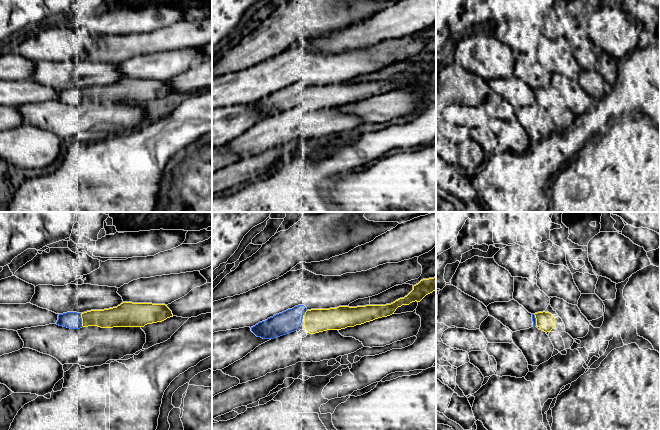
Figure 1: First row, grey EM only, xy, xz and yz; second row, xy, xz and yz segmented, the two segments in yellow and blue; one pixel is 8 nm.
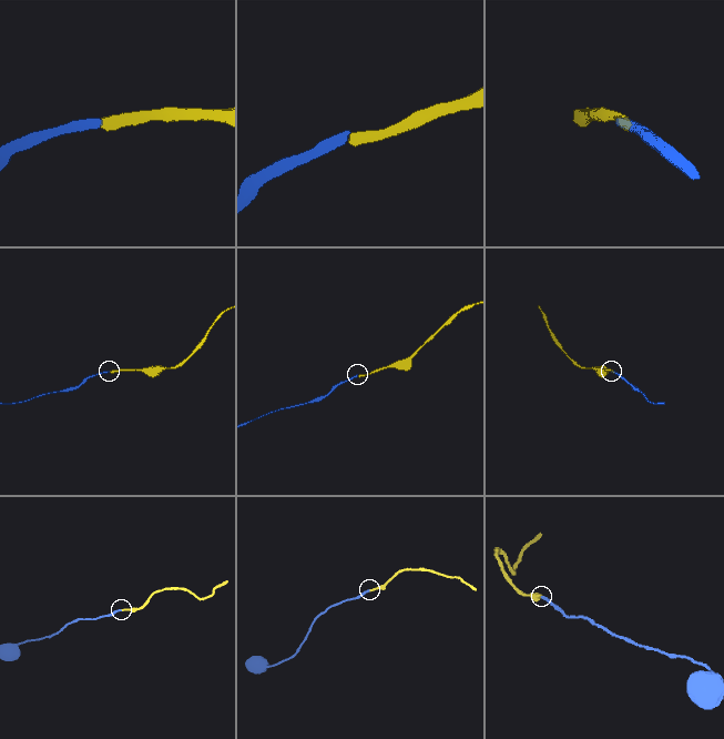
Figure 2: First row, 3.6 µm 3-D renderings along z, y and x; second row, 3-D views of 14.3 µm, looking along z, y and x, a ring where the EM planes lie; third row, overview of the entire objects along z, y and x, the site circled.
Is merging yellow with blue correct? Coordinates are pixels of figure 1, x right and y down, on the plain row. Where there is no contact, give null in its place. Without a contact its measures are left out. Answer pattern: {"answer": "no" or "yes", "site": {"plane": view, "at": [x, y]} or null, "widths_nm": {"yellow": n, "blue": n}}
{"answer": "yes", "site": {"plane": "xy", "at": [82, 95]}, "widths_nm": {"yellow": 160, "blue": 140}}

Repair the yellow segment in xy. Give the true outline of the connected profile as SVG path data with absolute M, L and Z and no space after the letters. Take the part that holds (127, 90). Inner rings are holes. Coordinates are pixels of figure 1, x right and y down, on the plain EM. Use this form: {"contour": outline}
{"contour": "M123 78L104 86L59 90L56 100L70 105L80 105L82 102L144 103L170 93L173 93L172 87L165 80Z"}

